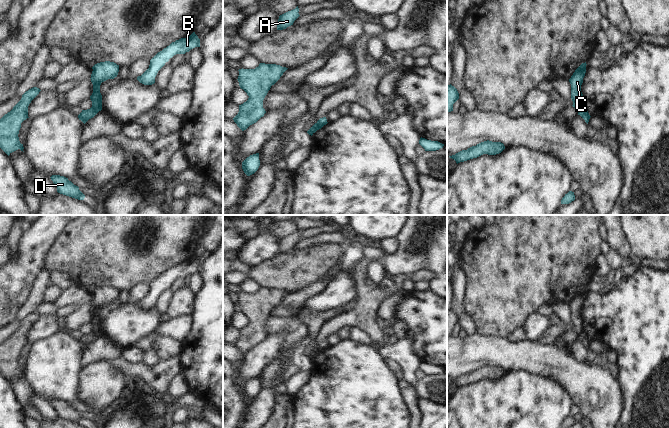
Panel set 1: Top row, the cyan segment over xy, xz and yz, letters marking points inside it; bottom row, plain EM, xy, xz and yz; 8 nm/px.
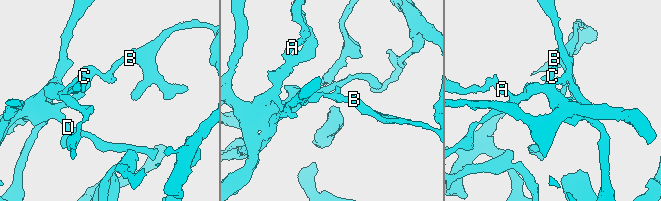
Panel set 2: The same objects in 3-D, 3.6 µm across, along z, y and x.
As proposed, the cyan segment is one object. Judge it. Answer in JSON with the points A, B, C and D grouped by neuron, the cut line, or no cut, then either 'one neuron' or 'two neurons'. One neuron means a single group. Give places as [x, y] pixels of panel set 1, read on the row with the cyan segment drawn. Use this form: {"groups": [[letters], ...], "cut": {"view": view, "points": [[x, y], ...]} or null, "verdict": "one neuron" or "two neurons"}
{"groups": [["A", "D"], ["B", "C"]], "cut": {"view": "xy", "points": [[92, 106], [98, 111]]}, "verdict": "two neurons"}

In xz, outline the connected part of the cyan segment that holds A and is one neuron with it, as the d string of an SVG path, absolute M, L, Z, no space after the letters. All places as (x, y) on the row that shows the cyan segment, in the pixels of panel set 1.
M298 6L279 16L277 30L283 30L293 25L294 21L300 16Z

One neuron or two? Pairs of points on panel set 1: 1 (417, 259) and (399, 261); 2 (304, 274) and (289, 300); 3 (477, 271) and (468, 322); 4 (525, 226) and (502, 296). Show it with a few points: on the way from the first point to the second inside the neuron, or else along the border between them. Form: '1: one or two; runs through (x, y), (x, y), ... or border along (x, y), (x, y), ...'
1: one; runs through (413, 259), (403, 260)
2: two; border along (315, 280), (298, 290), (288, 293)
3: two; border along (464, 291), (464, 308), (473, 320), (477, 331)
4: one; runs through (525, 243), (525, 253), (513, 265), (508, 279)

